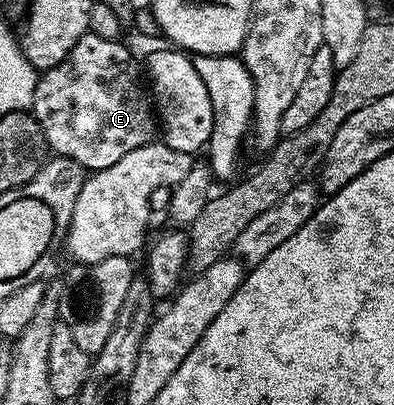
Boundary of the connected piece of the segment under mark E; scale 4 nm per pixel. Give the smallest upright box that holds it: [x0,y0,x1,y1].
[31,33,155,173]

